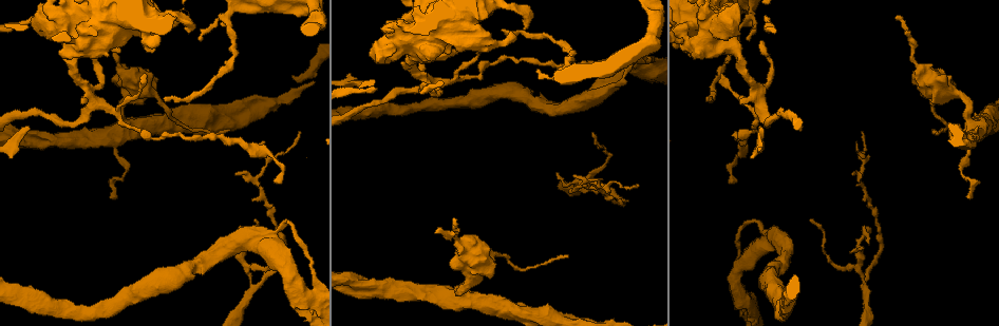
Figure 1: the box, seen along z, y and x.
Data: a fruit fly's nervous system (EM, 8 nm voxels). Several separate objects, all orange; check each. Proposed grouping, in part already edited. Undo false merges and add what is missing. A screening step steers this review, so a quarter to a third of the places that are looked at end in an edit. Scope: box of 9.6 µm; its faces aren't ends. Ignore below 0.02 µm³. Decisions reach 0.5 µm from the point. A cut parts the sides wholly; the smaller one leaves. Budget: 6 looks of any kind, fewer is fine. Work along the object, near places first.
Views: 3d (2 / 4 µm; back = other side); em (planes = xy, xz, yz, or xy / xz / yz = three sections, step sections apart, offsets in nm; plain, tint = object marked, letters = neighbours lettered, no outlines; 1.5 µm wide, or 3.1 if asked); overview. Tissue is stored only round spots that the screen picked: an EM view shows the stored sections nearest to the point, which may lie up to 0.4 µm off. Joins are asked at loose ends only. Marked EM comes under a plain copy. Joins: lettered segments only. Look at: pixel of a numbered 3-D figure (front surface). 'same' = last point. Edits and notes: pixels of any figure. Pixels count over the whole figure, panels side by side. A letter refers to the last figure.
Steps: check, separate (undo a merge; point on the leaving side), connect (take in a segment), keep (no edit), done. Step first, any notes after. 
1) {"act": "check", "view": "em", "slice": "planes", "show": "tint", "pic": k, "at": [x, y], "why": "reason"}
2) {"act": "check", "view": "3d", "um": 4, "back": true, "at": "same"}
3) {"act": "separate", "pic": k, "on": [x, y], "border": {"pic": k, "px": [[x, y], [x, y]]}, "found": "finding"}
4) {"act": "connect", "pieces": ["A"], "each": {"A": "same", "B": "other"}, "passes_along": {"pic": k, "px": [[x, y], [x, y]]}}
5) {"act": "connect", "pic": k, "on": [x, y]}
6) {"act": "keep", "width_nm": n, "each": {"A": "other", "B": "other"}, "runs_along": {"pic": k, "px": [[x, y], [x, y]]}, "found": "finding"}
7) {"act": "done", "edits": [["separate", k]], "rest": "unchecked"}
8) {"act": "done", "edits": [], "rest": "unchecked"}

{"act": "check", "view": "3d", "um": 2, "pic": 1, "at": [968, 158], "why": "thick turns thin"}

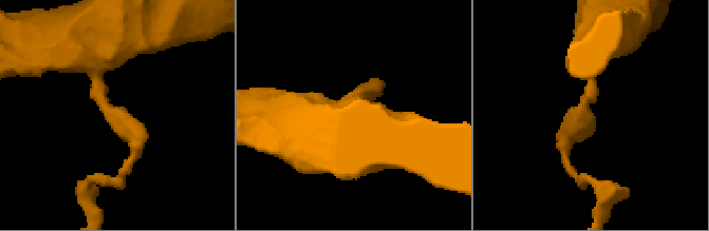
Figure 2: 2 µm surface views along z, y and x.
{"act": "check", "view": "em", "slice": "planes", "show": "letters", "pic": 2, "at": [589, 103]}

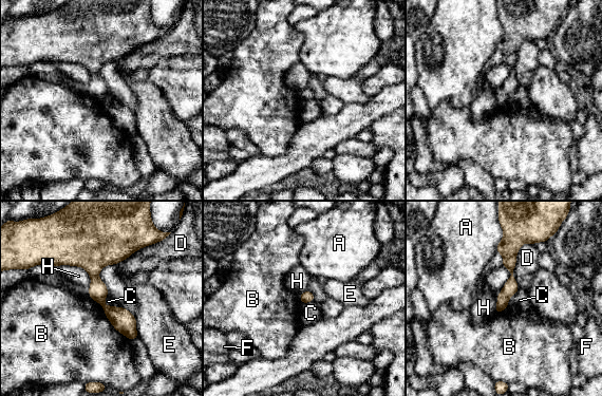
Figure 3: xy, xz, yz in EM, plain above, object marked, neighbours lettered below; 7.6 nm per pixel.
{"act": "keep", "each": {"A": "other", "B": "other", "C": "other", "D": "other", "E": "other", "F": "other", "H": "other"}, "border": {"pic": 3, "px": [[520, 288], [508, 300], [508, 305]]}, "found": "continuous, no second cell"}

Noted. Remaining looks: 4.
{"act": "check", "view": "3d", "um": 2, "pic": 1, "at": [503, 31], "why": "free end"}

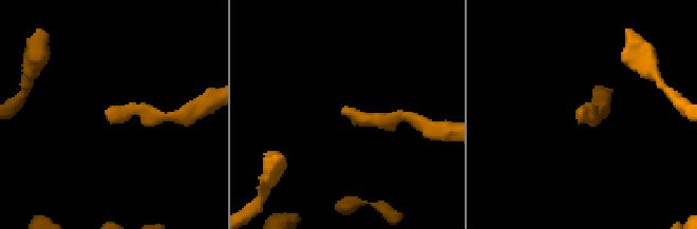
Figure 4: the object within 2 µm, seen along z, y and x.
{"act": "check", "view": "em", "slice": "xy", "step": 8, "show": "tint", "pic": 4, "at": [110, 123], "why": "need the tissue"}

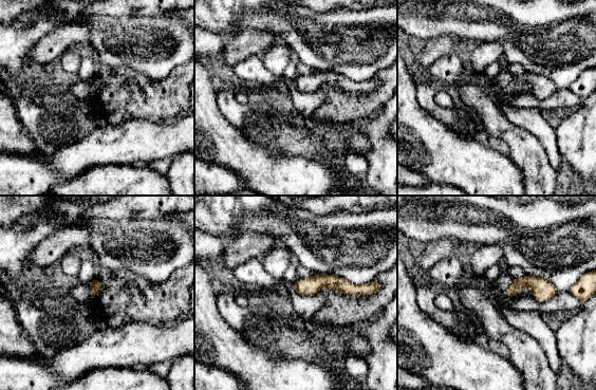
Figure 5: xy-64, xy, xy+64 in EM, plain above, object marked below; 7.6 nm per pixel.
{"act": "check", "view": "em", "slice": "planes", "show": "letters", "at": "same"}

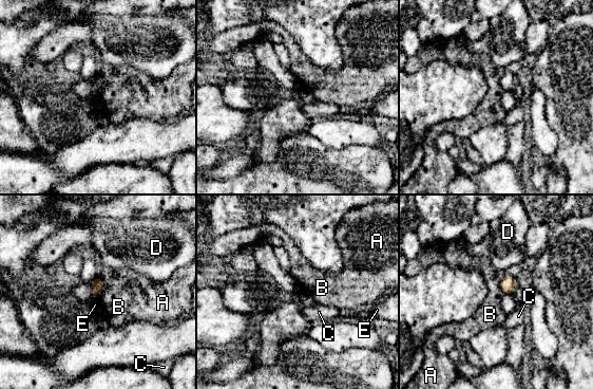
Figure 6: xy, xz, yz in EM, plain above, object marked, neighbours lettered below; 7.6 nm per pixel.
{"act": "keep", "each": {"A": "other", "B": "other", "C": "other", "D": "other", "E": "other"}, "border": {"pic": 6, "px": [[503, 293], [512, 294]]}, "found": "none of them fits"}

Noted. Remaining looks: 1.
{"act": "check", "view": "em", "slice": "planes", "show": "letters", "pic": 1, "at": [263, 142], "why": "branch stops here"}

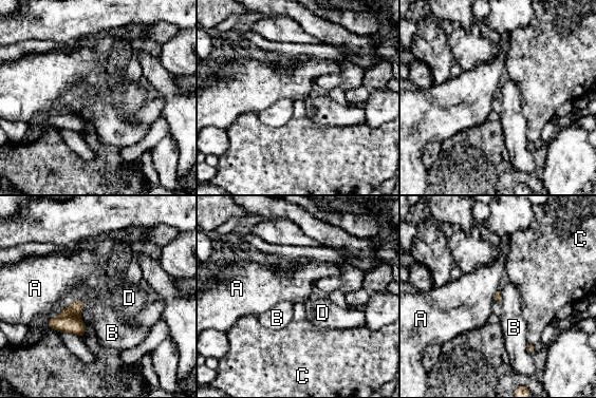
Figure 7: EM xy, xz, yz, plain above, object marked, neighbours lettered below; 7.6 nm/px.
{"act": "keep", "each": {"A": "other", "B": "other", "C": "other", "D": "other"}, "found": "none of them fits"}

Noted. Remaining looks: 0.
{"act": "done", "edits": [], "rest": "unchecked"}

